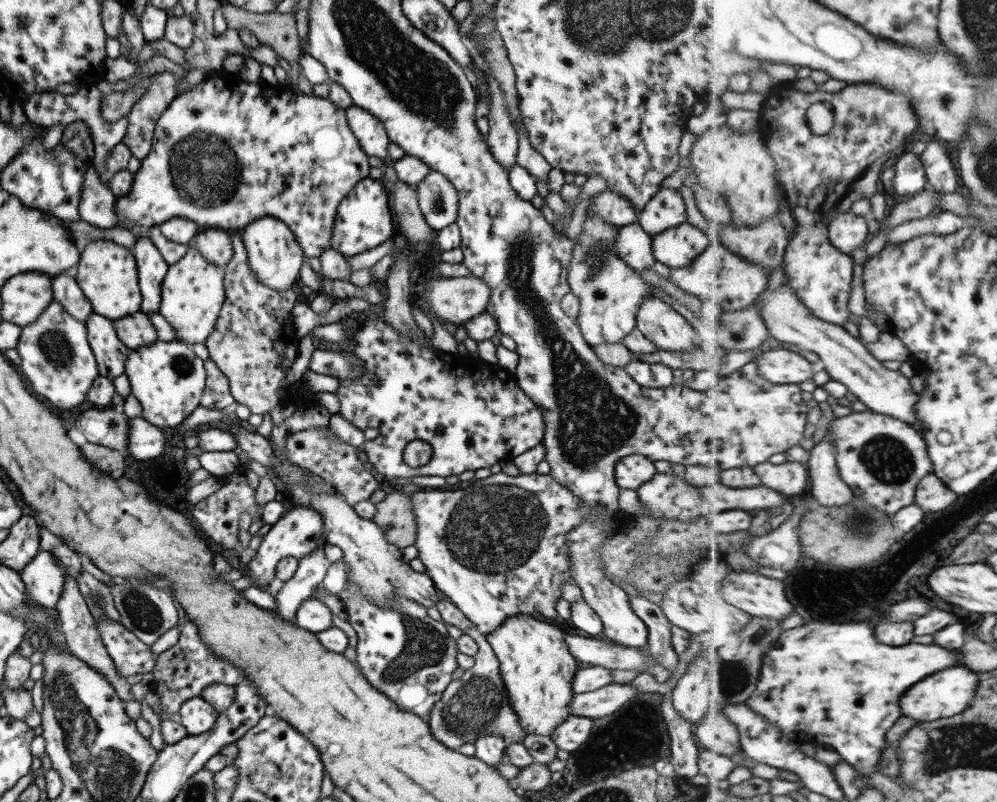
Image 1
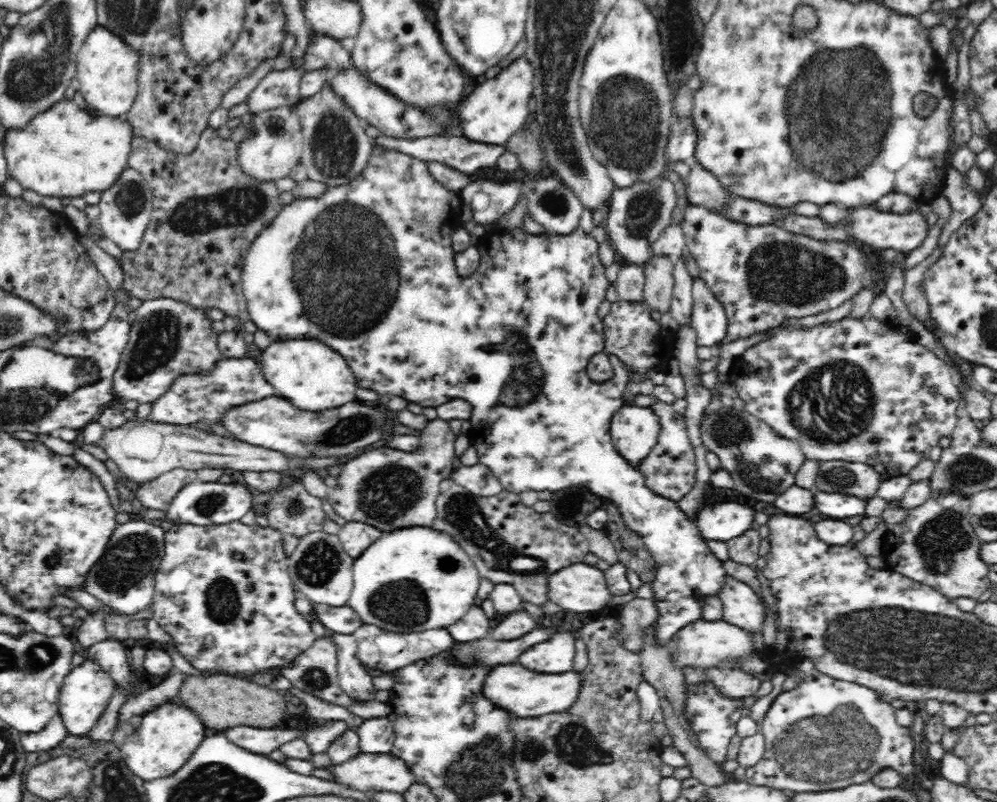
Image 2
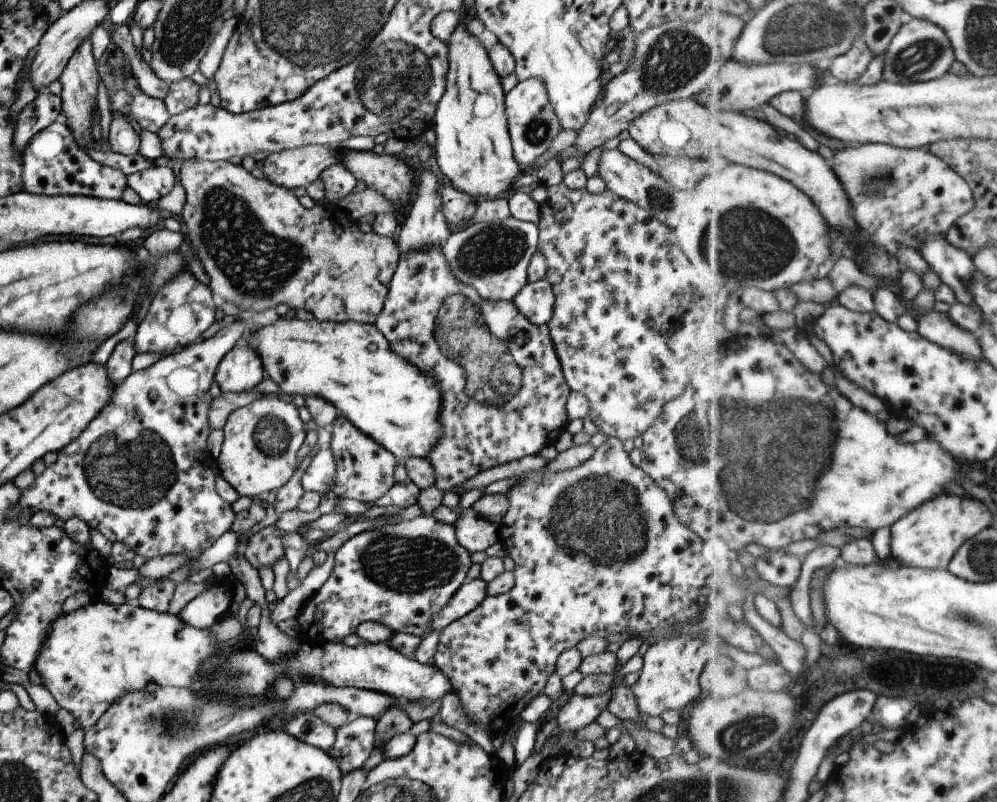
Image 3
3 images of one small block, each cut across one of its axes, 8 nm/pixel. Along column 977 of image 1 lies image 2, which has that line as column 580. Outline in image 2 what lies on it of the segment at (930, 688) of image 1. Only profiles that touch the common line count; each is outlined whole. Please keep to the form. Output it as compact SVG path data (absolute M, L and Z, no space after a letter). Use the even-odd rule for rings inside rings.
M518 663L498 665L488 675L483 684L483 695L497 706L510 711L523 719L566 712L577 702L583 683L583 676L575 671L561 674L545 674L534 672Z

